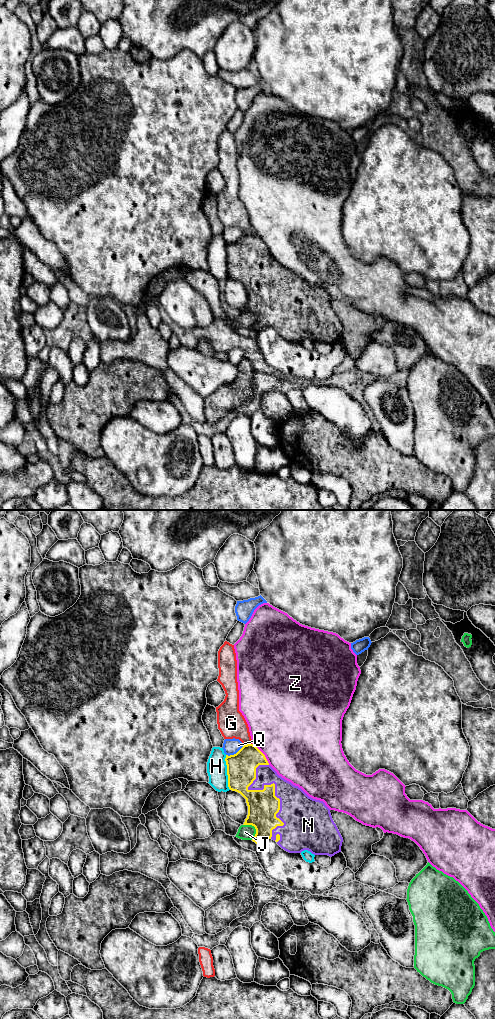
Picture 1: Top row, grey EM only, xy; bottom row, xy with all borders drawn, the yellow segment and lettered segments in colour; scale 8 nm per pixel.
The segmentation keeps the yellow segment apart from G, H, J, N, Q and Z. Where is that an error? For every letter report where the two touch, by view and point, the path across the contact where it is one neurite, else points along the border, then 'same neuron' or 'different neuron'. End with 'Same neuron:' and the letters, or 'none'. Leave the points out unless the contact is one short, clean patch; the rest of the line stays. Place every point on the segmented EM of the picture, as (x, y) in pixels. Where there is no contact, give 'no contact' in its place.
G: xy (247, 744) | different neuron
H: xy (227, 772) | different neuron
J: xy (255, 828) | along xy (243, 824), (251, 824), (254, 827), (255, 835), (252, 839) | different neuron
N: xy (274, 788) | same neuron
Q: xy (236, 753) | along xy (244, 745), (235, 753), (226, 755) | different neuron
Z: xy (263, 754) | different neuron
Same neuron: N

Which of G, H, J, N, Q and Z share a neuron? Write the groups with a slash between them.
G / H / J / N / Q / Z

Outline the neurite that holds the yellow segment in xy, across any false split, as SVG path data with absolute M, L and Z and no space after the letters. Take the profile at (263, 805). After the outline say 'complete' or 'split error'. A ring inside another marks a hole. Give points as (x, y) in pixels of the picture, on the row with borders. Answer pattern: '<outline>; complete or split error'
M244 745L236 754L226 755L225 761L229 789L246 799L248 815L243 825L255 827L253 842L272 839L289 853L308 850L314 855L332 857L341 852L343 838L330 809L323 801L309 797L301 788L279 776L255 745Z; split error

